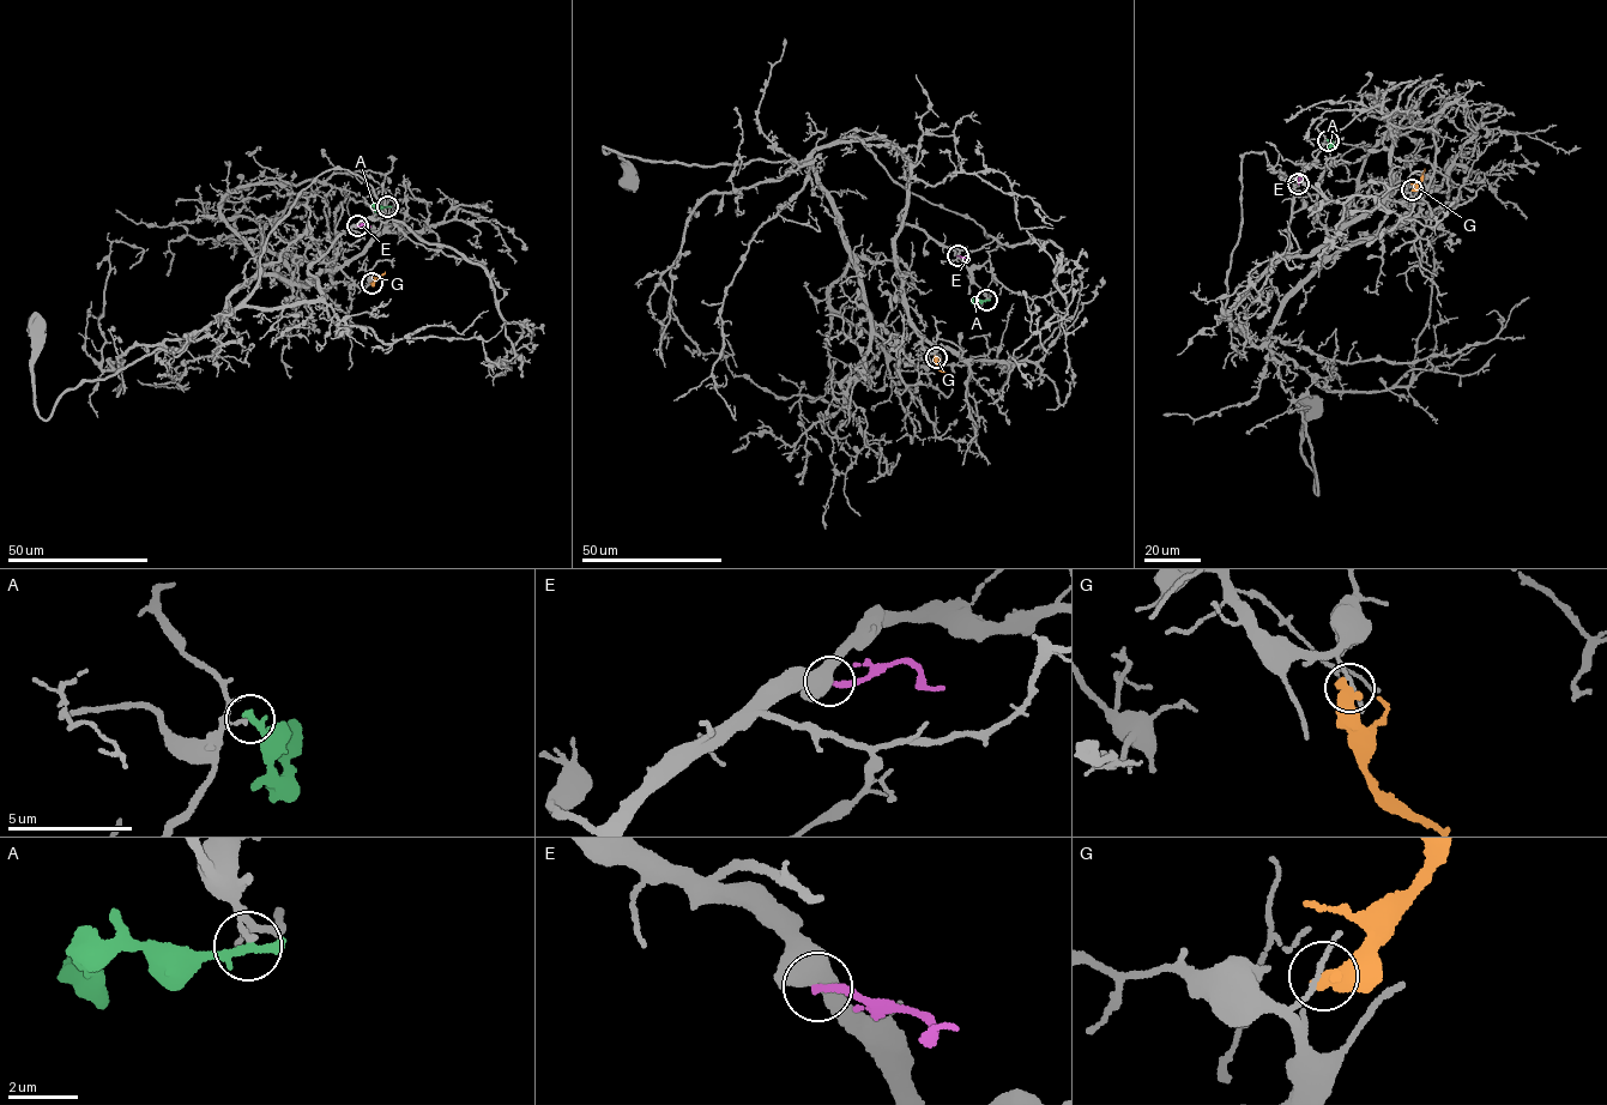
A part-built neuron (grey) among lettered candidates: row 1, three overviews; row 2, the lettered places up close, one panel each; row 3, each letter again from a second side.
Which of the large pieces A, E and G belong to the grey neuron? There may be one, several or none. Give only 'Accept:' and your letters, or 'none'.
Accept: none

